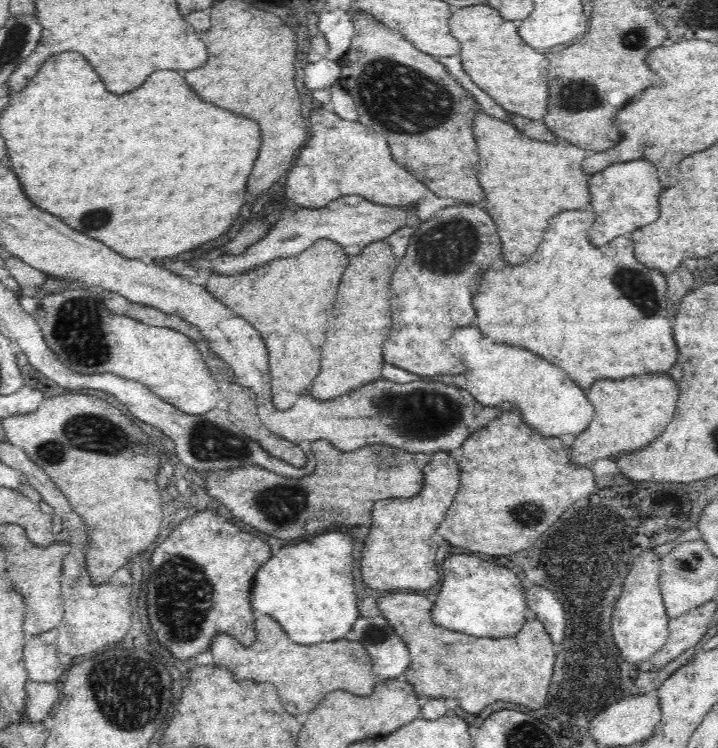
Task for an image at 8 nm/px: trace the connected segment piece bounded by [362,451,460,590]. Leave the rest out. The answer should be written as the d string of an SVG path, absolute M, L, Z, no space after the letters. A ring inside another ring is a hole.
M449 451L431 454L423 468L424 486L416 496L377 500L372 510L372 530L362 552L362 578L376 590L428 590L438 582L436 550L432 534L444 520L460 484L458 460Z

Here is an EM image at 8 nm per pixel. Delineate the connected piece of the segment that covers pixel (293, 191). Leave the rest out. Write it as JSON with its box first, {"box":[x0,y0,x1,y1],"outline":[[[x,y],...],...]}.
{"box":[286,106,426,208],"outline":[[[322,106],[309,112],[310,140],[300,150],[300,156],[294,168],[288,172],[286,178],[286,198],[292,200],[290,206],[301,208],[322,208],[340,196],[358,194],[374,204],[391,207],[418,206],[426,194],[426,187],[420,180],[416,180],[406,169],[402,168],[392,158],[388,142],[382,134],[374,132],[369,126],[361,122],[340,118],[329,108]]]}

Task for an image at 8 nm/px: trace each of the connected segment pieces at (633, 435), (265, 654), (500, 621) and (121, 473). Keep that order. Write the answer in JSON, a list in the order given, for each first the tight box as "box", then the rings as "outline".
[{"box":[568,372,678,467],"outline":[[[668,372],[632,376],[626,380],[598,380],[596,384],[592,384],[588,398],[595,408],[595,414],[588,428],[576,436],[573,445],[568,449],[572,462],[585,467],[589,462],[600,459],[616,460],[620,455],[641,449],[650,444],[652,440],[656,440],[656,436],[660,436],[666,430],[666,426],[670,424],[670,420],[674,418],[676,400],[678,400],[678,384],[672,380],[672,376]]]},{"box":[210,612,379,716],"outline":[[[255,612],[256,641],[246,647],[228,633],[220,633],[210,646],[215,665],[232,670],[236,680],[270,682],[278,690],[284,708],[298,716],[313,708],[330,692],[345,690],[358,696],[372,694],[379,678],[372,672],[372,660],[366,647],[358,641],[334,640],[308,646],[288,640],[278,621]]]},{"box":[431,554,527,638],"outline":[[[456,554],[442,564],[442,572],[444,582],[431,608],[434,624],[472,636],[500,638],[514,636],[527,621],[524,586],[508,568],[498,566],[496,562],[486,562],[478,556]]]},{"box":[2,394,163,584],"outline":[[[62,394],[62,396],[47,397],[40,403],[40,406],[34,413],[28,413],[23,415],[7,416],[2,419],[2,424],[10,443],[17,447],[22,447],[26,454],[30,457],[32,462],[36,463],[38,467],[43,468],[44,472],[50,476],[54,484],[63,492],[63,495],[69,500],[72,505],[72,509],[78,512],[86,524],[86,530],[88,531],[88,540],[90,540],[90,546],[87,548],[86,556],[86,568],[94,584],[104,584],[110,580],[110,576],[115,575],[119,568],[126,566],[130,558],[134,558],[140,562],[140,552],[144,552],[156,538],[158,538],[158,532],[160,532],[160,522],[163,520],[163,509],[161,501],[161,492],[159,491],[159,484],[157,483],[157,474],[159,471],[159,452],[152,444],[149,436],[140,428],[138,428],[126,415],[122,414],[119,409],[108,404],[108,402],[98,398],[98,396],[85,395],[85,394]]]}]

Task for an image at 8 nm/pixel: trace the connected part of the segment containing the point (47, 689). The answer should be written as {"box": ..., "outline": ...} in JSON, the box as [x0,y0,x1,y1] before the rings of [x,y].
{"box":[25,680,60,723],"outline":[[[29,680],[25,691],[27,692],[25,718],[34,723],[42,723],[51,715],[52,708],[60,696],[58,683]]]}

